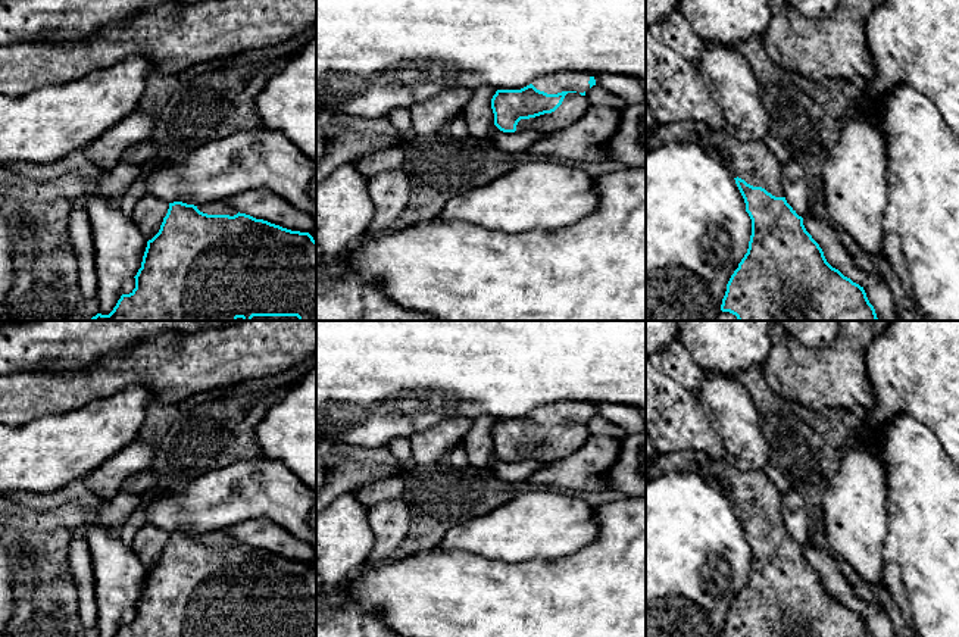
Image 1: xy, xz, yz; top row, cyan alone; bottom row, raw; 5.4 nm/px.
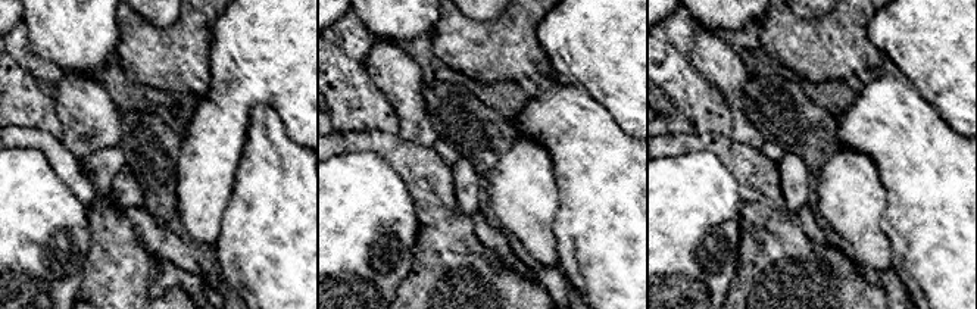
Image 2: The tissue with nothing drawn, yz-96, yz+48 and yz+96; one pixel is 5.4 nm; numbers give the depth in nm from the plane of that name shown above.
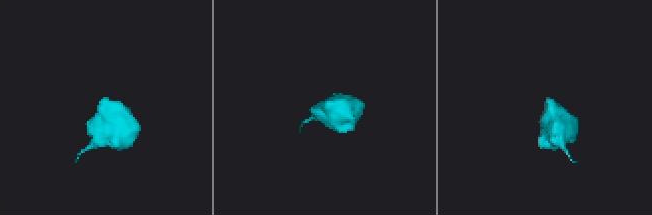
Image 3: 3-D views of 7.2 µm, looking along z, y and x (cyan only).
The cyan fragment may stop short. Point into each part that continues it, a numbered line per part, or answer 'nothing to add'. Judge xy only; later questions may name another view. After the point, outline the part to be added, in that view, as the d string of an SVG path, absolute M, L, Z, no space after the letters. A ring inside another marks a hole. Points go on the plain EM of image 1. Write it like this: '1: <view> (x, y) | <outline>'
1: xy (216, 536) | M213 530L202 534L194 534L200 541L207 544L229 544L234 546L238 543L231 534L225 530Z

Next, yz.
1: yz (753, 492) | M712 459L702 474L716 478L734 508L741 508L753 516L762 516L775 527L784 527L781 518L782 493L763 471L740 471L724 459Z

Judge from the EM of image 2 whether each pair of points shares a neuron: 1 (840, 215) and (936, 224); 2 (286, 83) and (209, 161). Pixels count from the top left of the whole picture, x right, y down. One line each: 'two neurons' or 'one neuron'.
1: two neurons
2: one neuron

